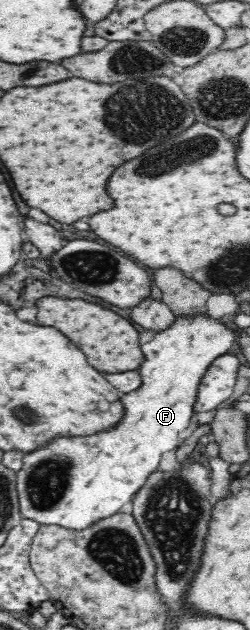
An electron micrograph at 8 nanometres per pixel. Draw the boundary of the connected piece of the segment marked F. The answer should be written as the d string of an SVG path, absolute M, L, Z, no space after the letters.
M207 315L187 316L176 317L173 327L156 334L147 345L141 346L145 355L138 368L142 385L131 393L121 395L125 406L124 419L115 431L83 439L53 439L53 445L47 449L31 451L23 456L22 467L16 471L16 490L22 517L36 521L39 525L57 525L81 531L117 514L145 485L149 475L157 471L163 453L179 445L179 434L187 429L194 415L196 393L204 373L215 359L227 354L234 339L233 331Z

